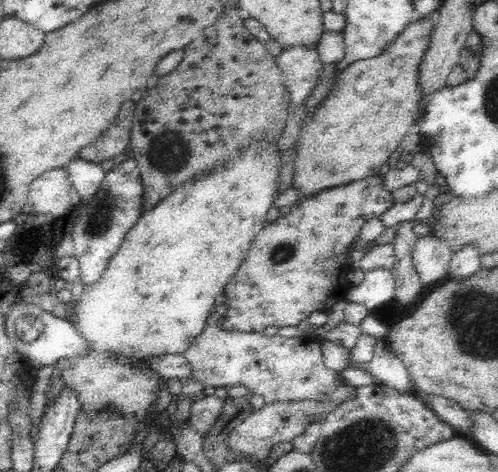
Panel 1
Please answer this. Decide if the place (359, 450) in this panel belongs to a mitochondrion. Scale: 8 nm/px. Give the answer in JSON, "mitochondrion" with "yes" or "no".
{"mitochondrion":"yes"}

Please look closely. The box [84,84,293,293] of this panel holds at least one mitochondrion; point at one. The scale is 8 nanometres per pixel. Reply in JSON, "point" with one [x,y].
{"point":[178,151]}

